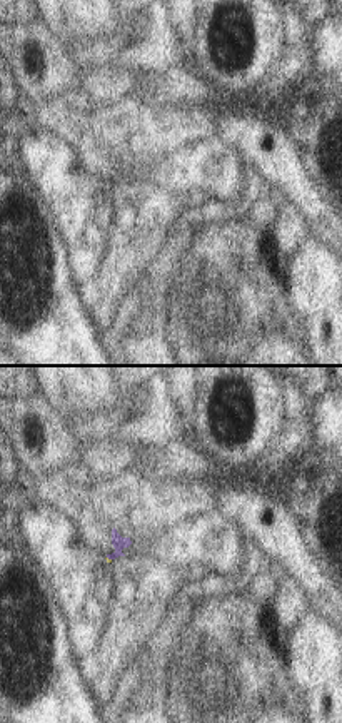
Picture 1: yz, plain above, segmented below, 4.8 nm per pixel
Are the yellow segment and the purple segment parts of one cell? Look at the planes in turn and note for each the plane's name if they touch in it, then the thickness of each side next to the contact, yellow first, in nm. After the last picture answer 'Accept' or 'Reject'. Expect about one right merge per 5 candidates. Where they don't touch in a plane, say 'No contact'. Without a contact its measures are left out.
Touches yellow in yz. Thickness 20 nm (yellow) against 70 nm.

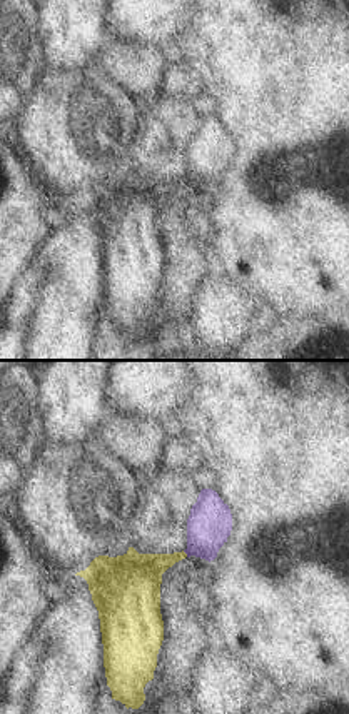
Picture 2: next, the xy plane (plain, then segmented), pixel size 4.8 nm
Touches yellow in xy. Thickness 220 nm (yellow) against 220 nm.

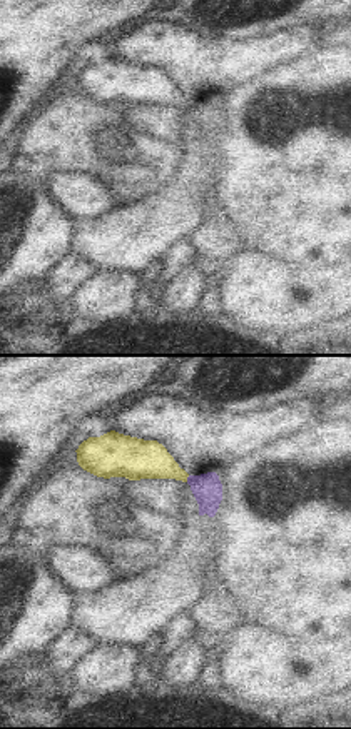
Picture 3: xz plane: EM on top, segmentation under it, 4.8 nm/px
Touches yellow in xz. Thickness 190 nm (yellow) against 140 nm.

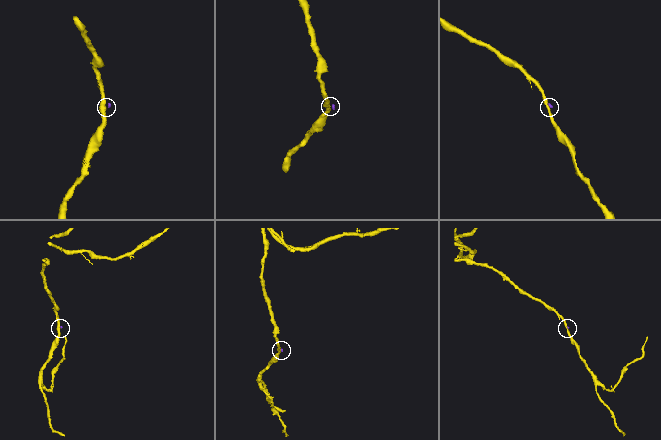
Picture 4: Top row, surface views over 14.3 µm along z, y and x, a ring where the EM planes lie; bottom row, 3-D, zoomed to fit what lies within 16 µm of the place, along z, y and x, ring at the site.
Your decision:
Reject.

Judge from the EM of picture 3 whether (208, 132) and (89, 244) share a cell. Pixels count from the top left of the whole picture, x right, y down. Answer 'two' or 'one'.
one

